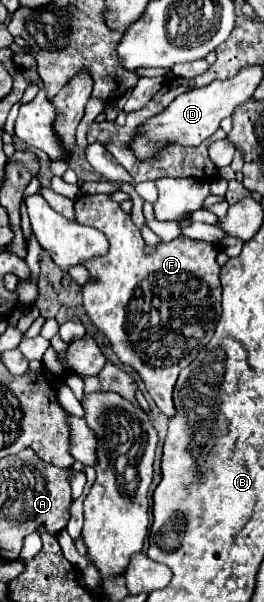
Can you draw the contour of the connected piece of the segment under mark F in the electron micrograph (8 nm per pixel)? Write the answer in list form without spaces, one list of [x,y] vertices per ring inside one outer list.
[[[80,195],[74,205],[76,221],[80,225],[90,225],[108,235],[110,255],[106,259],[92,259],[86,263],[90,271],[90,281],[84,285],[84,309],[92,323],[108,337],[112,351],[118,355],[120,363],[132,367],[146,385],[146,391],[166,417],[174,417],[172,389],[178,373],[190,365],[202,347],[212,339],[216,323],[220,321],[220,265],[216,263],[218,249],[212,243],[196,241],[188,237],[176,237],[170,243],[162,243],[156,251],[146,253],[140,229],[132,223],[130,213],[122,211],[116,201],[108,195]]]

